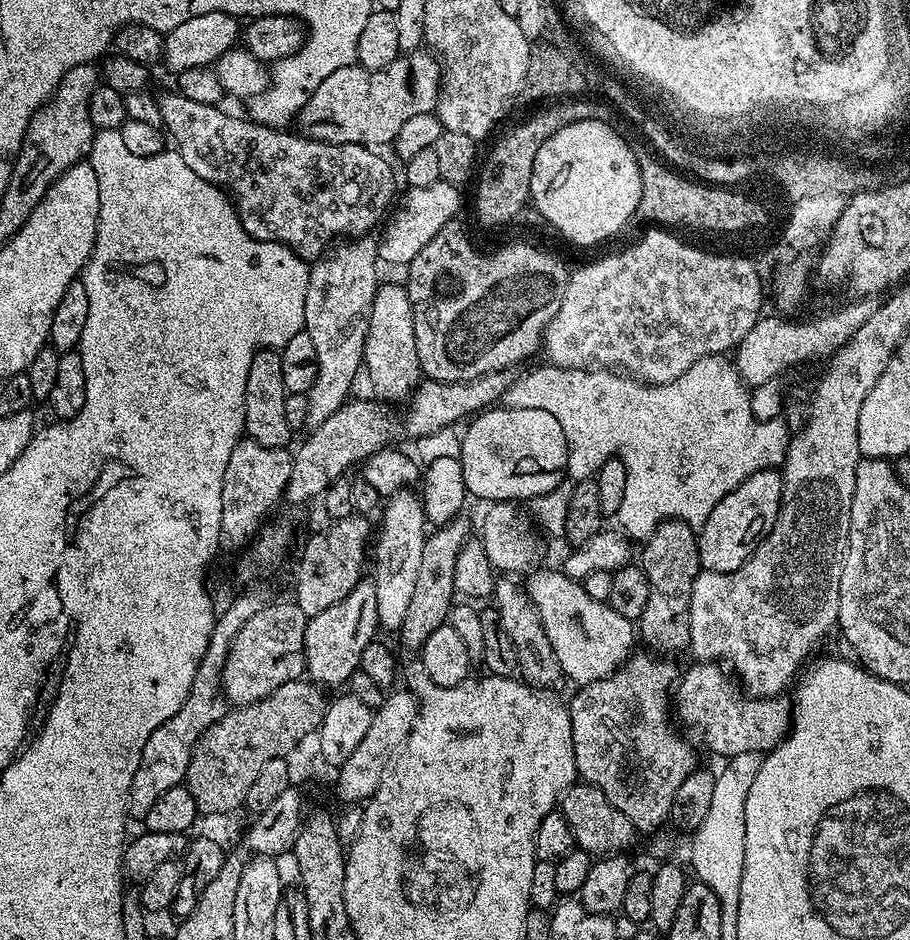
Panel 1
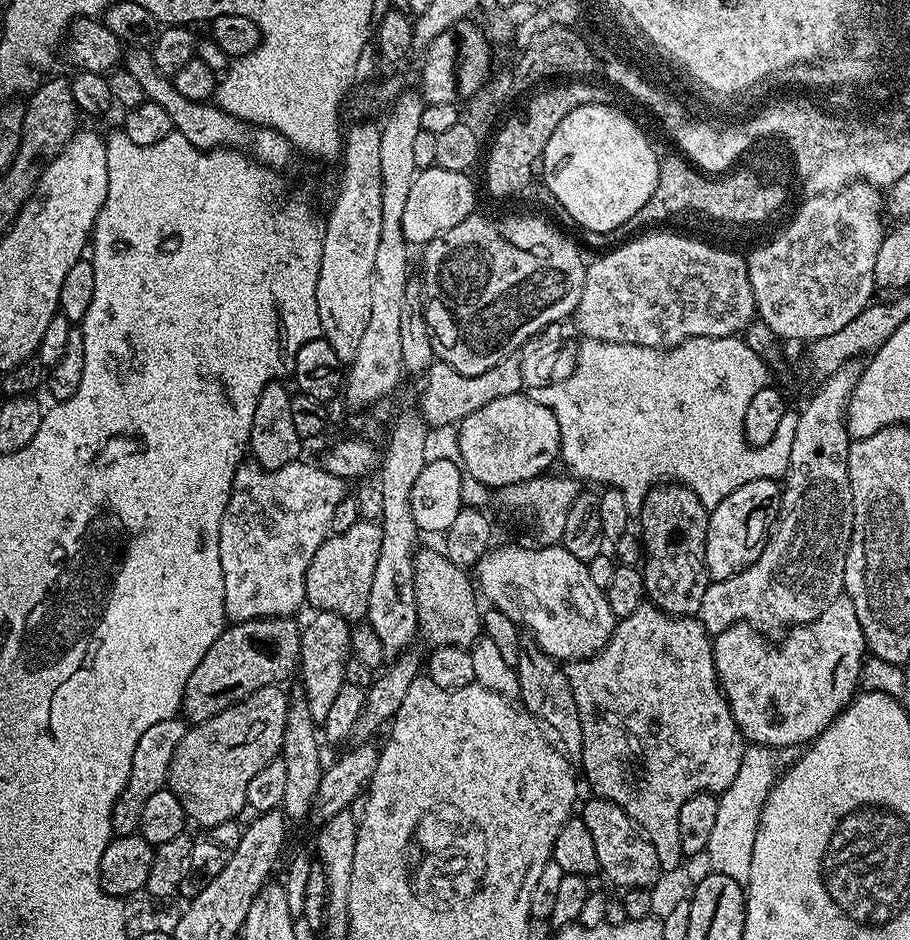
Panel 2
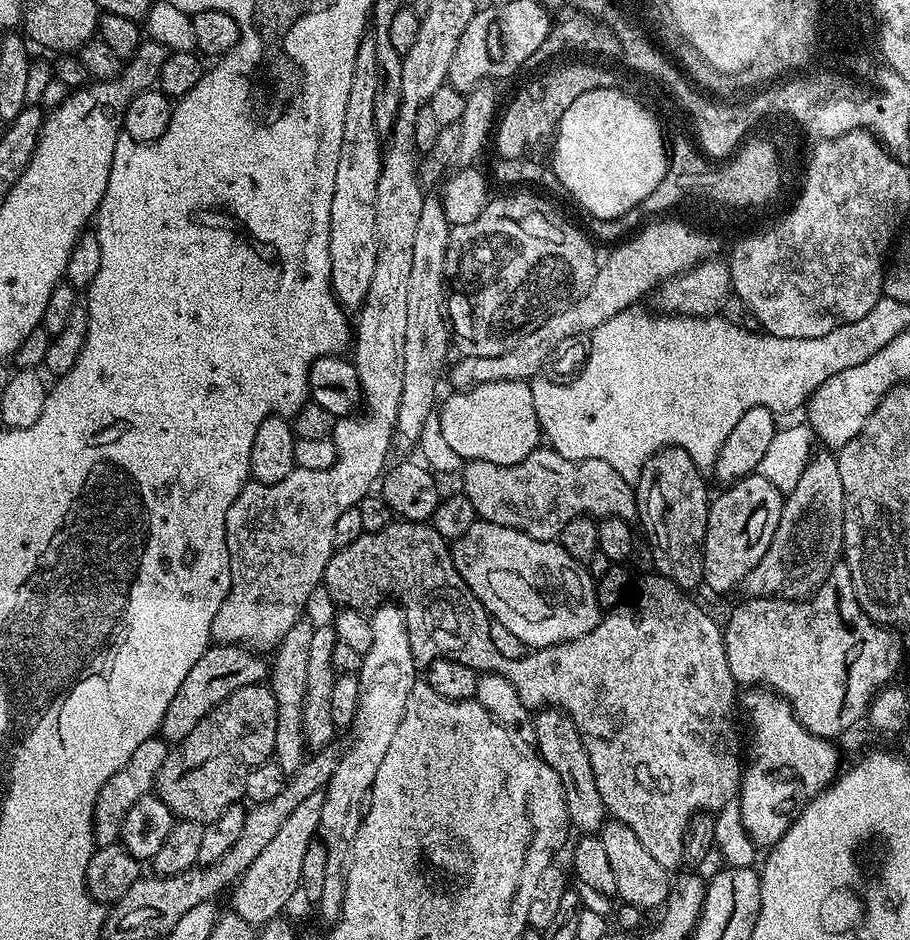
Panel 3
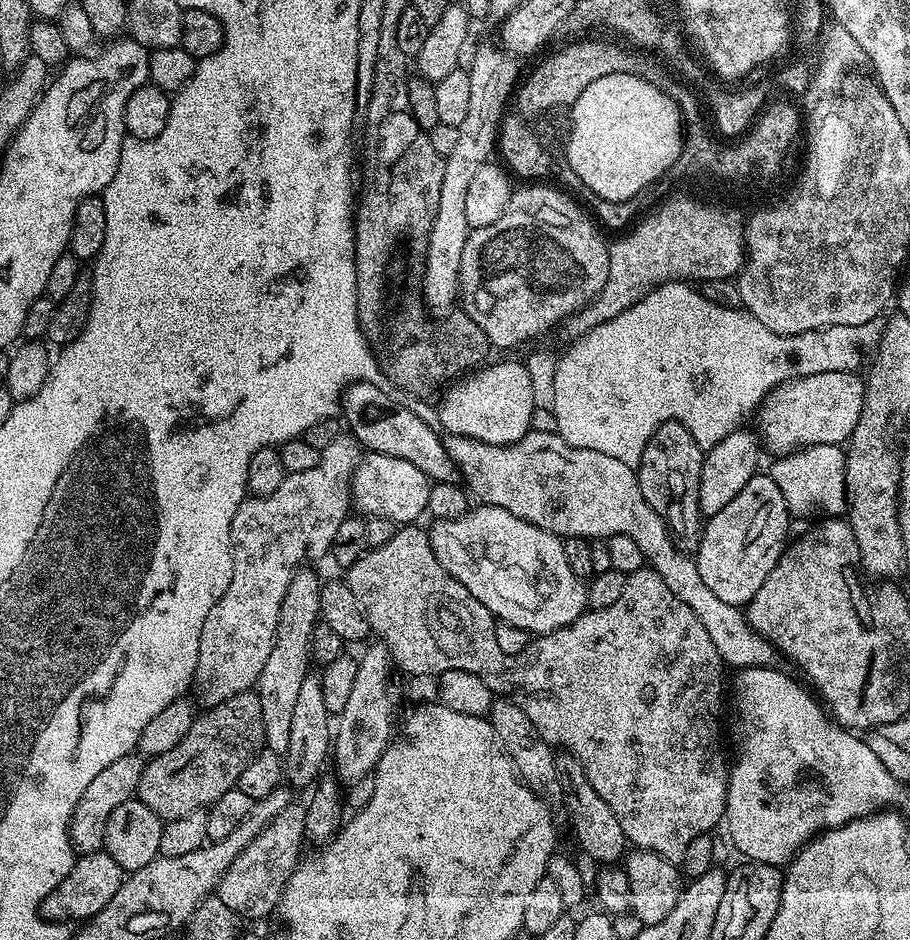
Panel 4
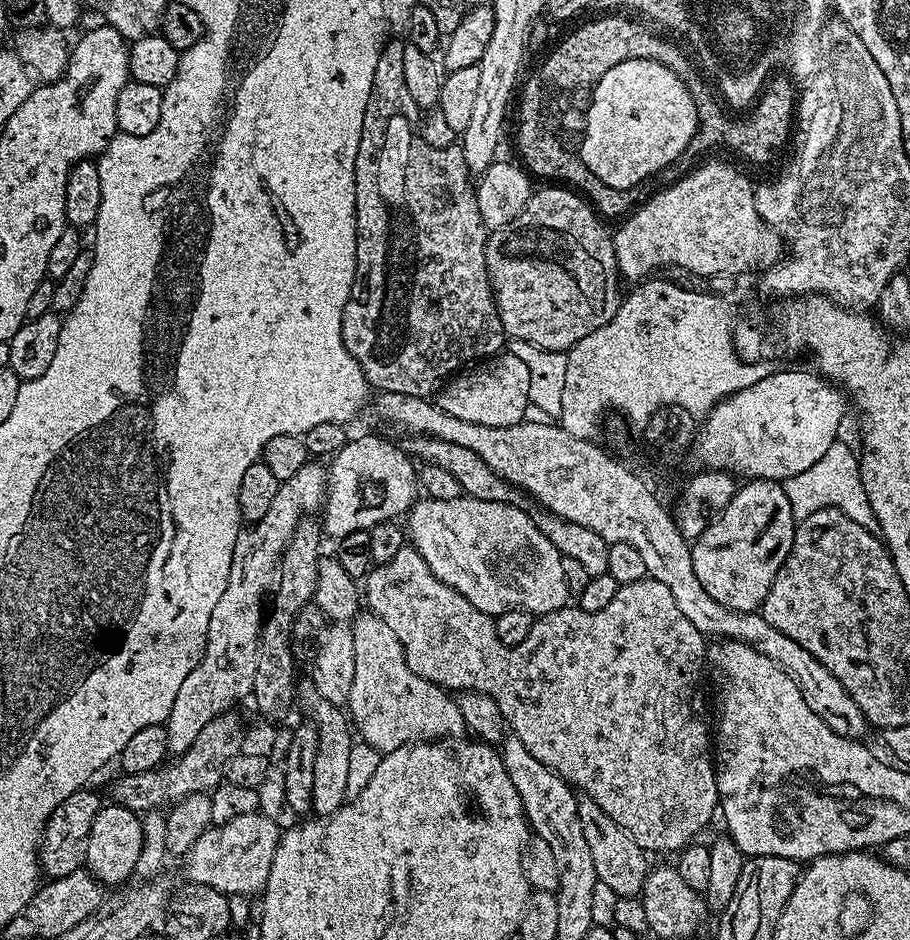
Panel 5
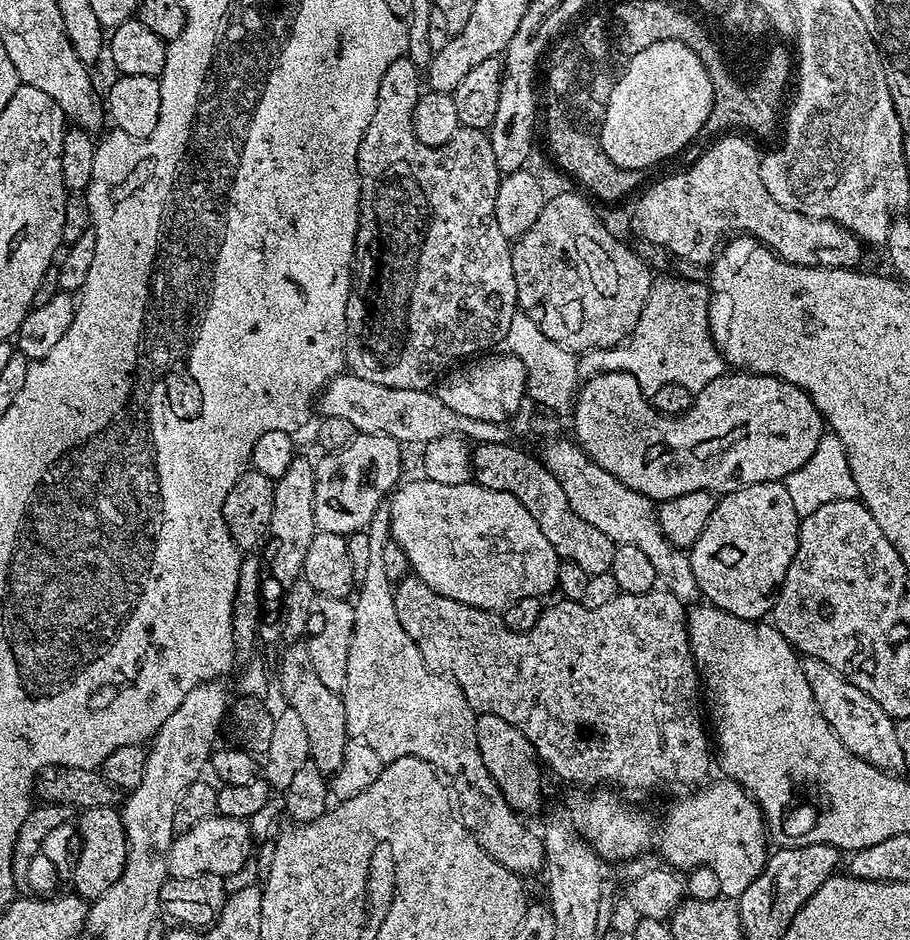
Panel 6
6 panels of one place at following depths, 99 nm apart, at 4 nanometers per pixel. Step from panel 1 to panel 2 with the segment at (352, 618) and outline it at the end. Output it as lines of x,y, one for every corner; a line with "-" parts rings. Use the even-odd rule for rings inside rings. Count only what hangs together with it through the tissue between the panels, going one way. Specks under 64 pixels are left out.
333,612
315,613
316,617
307,625
303,625
300,634
300,663
298,665
299,683
306,694
306,702
310,702
310,714
317,726
326,722
326,714
330,706
334,706
334,698
344,685
346,662
352,651
349,621

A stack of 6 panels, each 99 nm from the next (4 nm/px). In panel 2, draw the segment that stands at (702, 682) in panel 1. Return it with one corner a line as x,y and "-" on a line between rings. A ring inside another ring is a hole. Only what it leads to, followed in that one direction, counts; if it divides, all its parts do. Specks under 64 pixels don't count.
841,594
838,598
834,598
834,602
830,602
830,606
826,606
826,610
822,610
822,614
818,614
818,618
814,618
808,624
795,625
785,636
788,637
775,648
774,645
767,644
764,641
767,639
753,625
743,623
732,624
726,630
715,633
712,642
714,666
720,679
720,688
724,692
724,697
728,699
728,705
734,714
734,722
740,728
741,736
744,737
749,745
767,744
770,748
785,750
784,748
792,748
795,744
800,744
799,746
811,744
813,740
816,740
832,725
837,714
851,702
852,697
857,695
860,688
860,671
866,659
866,645
862,634
862,626
858,622
858,616
854,614
854,604
850,602
847,594

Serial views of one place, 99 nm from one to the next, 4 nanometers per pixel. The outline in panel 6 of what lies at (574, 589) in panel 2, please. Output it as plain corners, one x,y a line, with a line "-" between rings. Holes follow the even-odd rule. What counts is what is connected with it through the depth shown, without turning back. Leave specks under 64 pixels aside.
427,478
419,479
405,479
391,493
390,536
394,543
406,552
409,569
422,582
426,582
426,586
430,586
430,590
434,590
446,598
454,598
454,602
462,602
471,608
486,608
489,610
503,610
507,604
518,598
534,598
535,596
544,598
547,597
547,592
555,593
557,591
556,579
558,578
558,566
562,562
561,558
550,546
550,542
546,542
546,534
542,534
542,530
538,530
538,522
534,522
534,518
530,518
530,510
526,510
526,506
522,506
522,502
518,502
518,498
514,498
514,494
506,494
502,490
490,490
486,486
475,482
459,484
458,486
445,486
442,482
434,482

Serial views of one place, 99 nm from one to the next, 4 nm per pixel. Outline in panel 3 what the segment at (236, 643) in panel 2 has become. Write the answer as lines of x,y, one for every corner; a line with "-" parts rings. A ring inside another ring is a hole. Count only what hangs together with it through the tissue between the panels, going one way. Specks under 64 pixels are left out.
213,643
209,646
202,654
202,658
198,658
198,662
190,666
190,674
186,674
182,686
178,686
178,694
174,694
170,706
166,706
159,735
169,745
176,745
190,734
202,718
206,718
208,712
214,710
223,699
229,698
239,687
261,683
269,675
270,664
267,659
263,660
260,656
263,655
245,648
242,644
229,646

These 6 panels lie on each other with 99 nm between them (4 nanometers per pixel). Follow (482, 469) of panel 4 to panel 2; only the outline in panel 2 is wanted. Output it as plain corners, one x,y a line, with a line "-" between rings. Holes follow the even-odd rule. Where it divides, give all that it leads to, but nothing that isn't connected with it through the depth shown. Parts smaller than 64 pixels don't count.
545,474
535,476
526,482
518,482
510,486
495,489
496,508
504,516
509,516
524,532
533,536
540,546
556,546
560,544
562,530
566,526
566,514
570,514
570,506
574,498
580,495
582,488
571,475
552,476

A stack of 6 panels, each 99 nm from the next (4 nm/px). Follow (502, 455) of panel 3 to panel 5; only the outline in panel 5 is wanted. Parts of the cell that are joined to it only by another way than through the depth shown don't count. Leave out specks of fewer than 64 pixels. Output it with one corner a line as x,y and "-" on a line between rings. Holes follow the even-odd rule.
497,354
479,361
460,375
449,379
435,397
435,404
443,412
454,414
454,418
463,418
466,422
478,422
478,426
495,428
514,426
525,419
524,411
530,408
530,371
520,358
-
464,374
465,376
460,376

